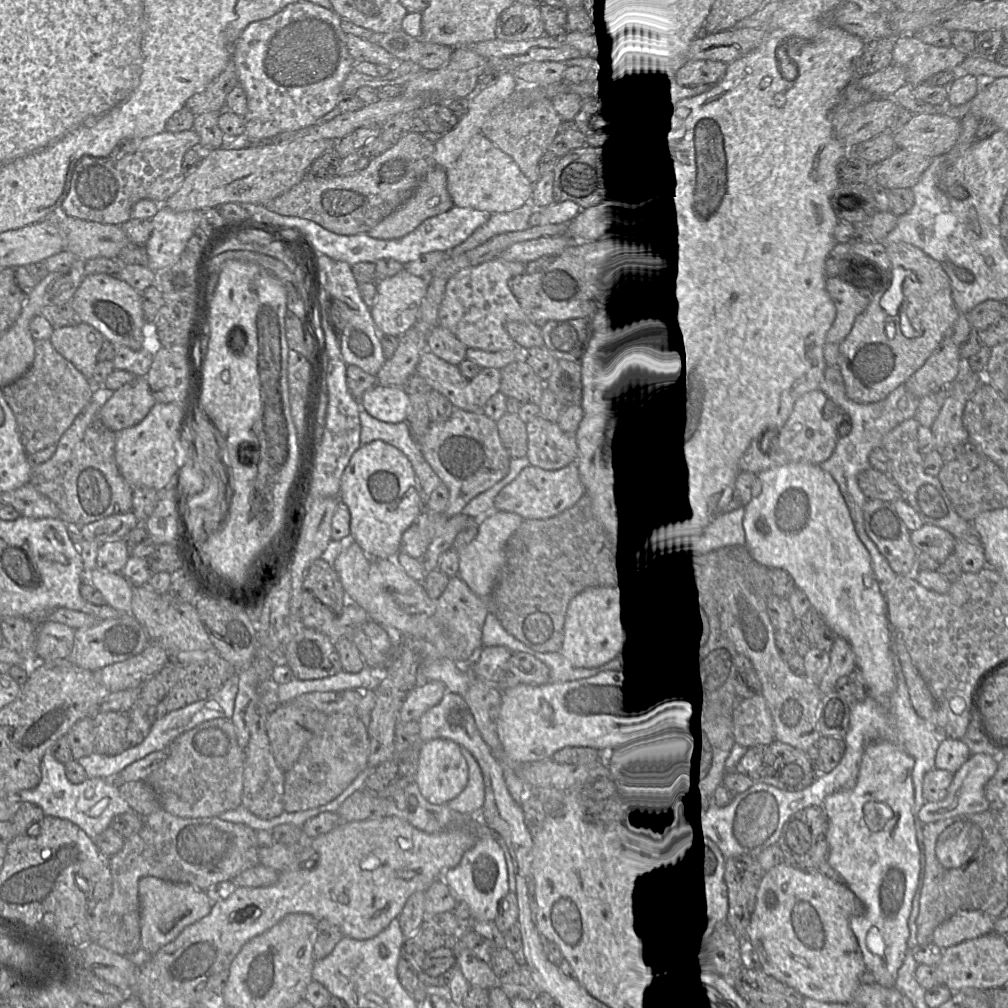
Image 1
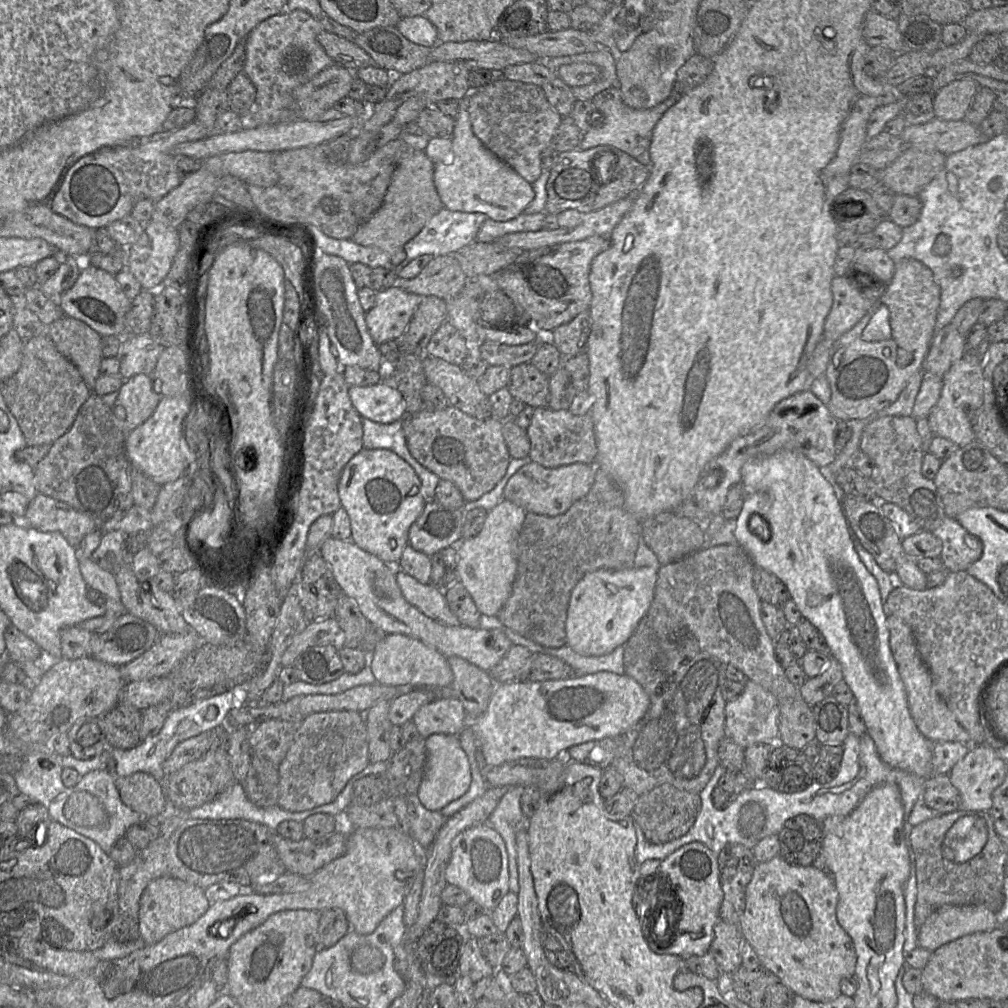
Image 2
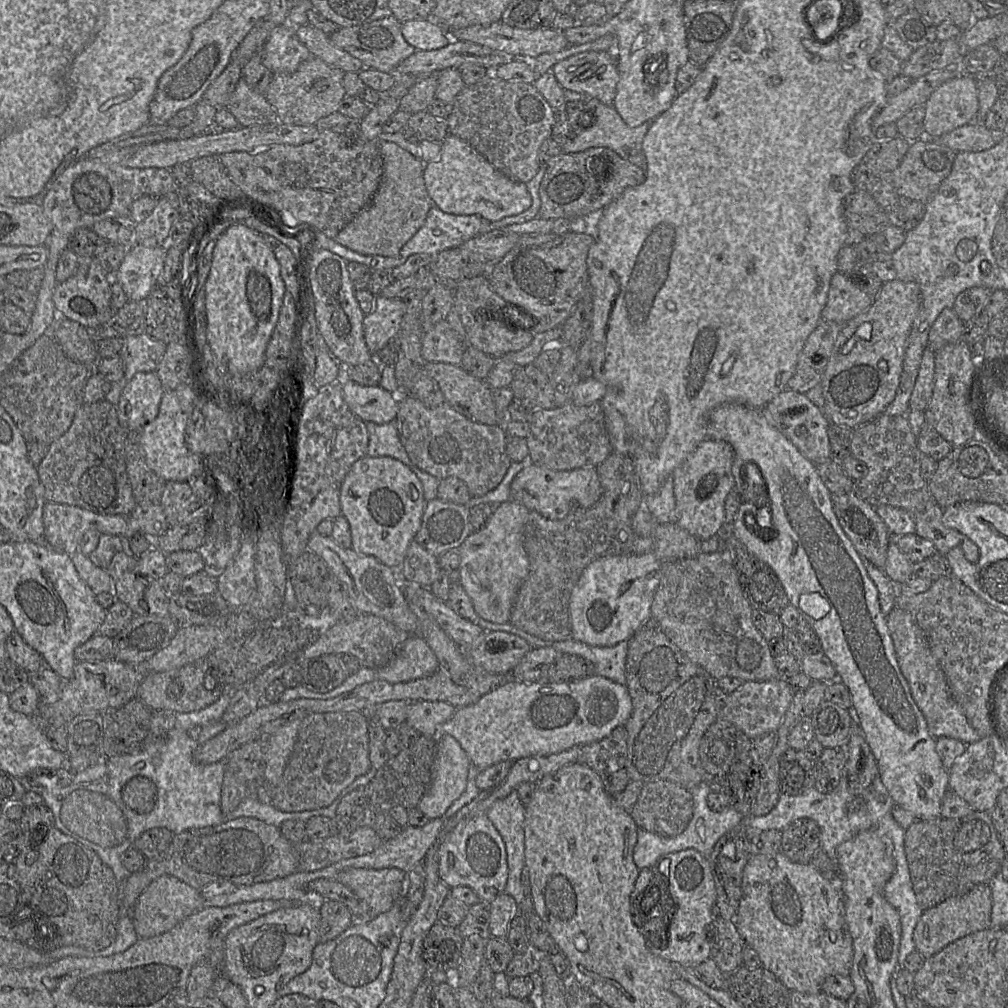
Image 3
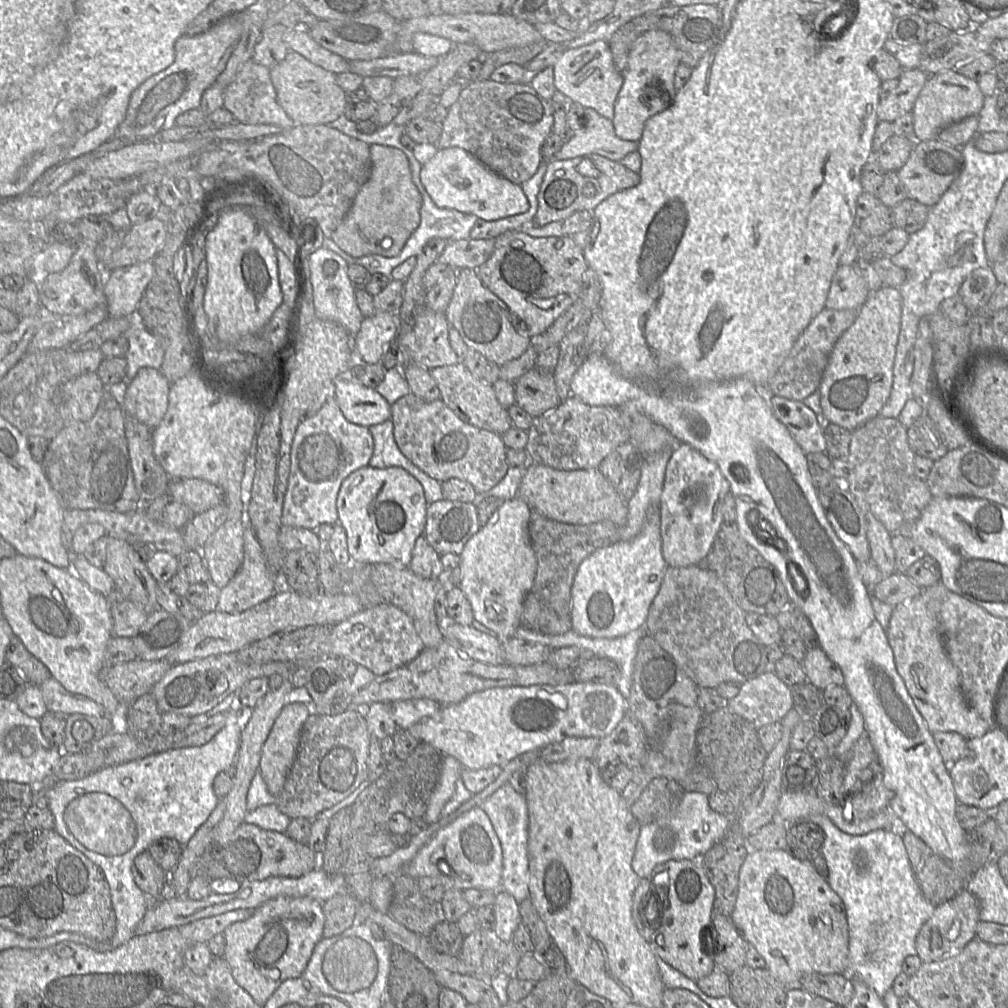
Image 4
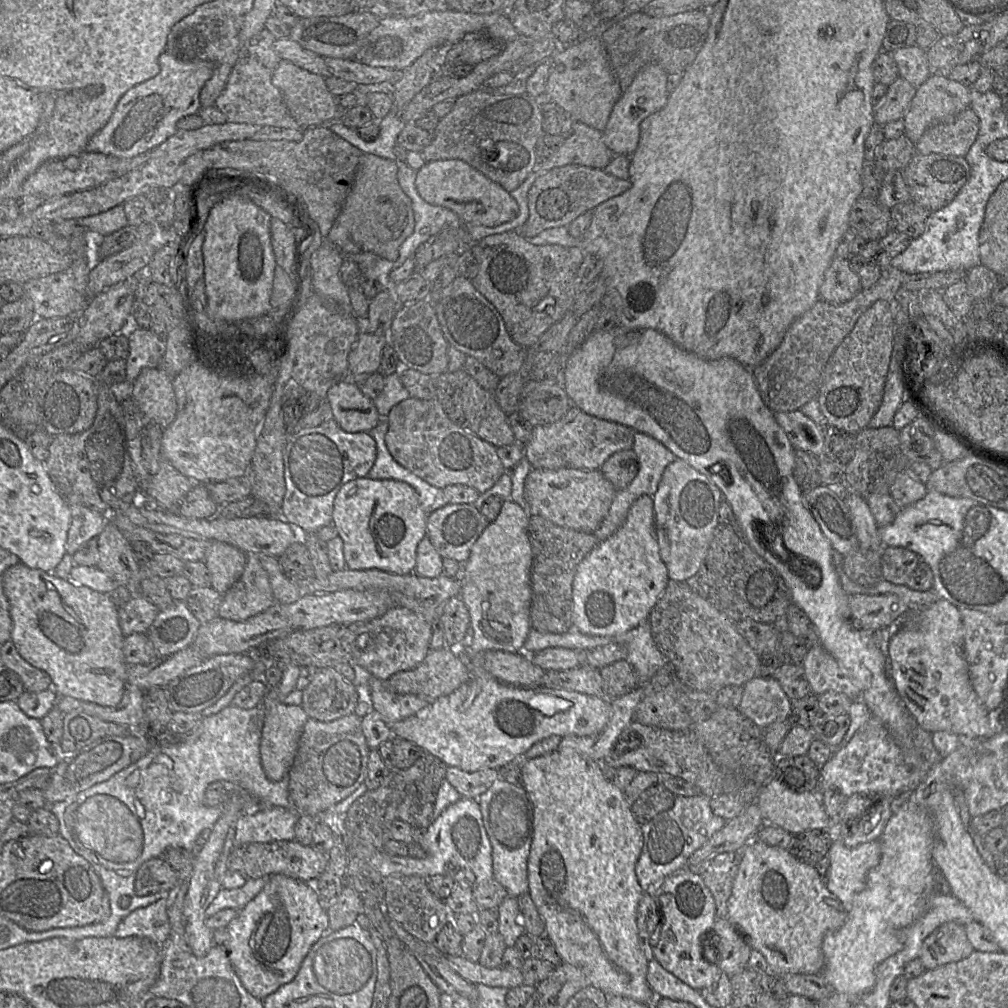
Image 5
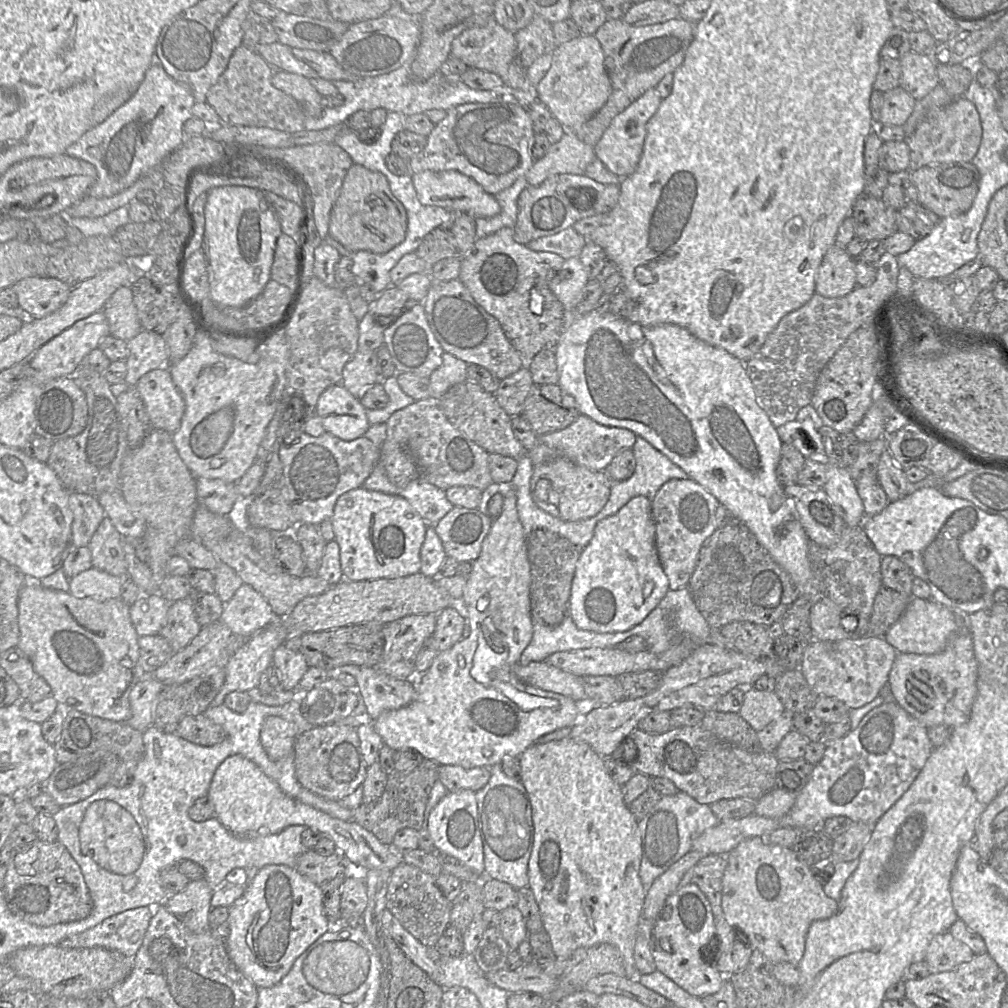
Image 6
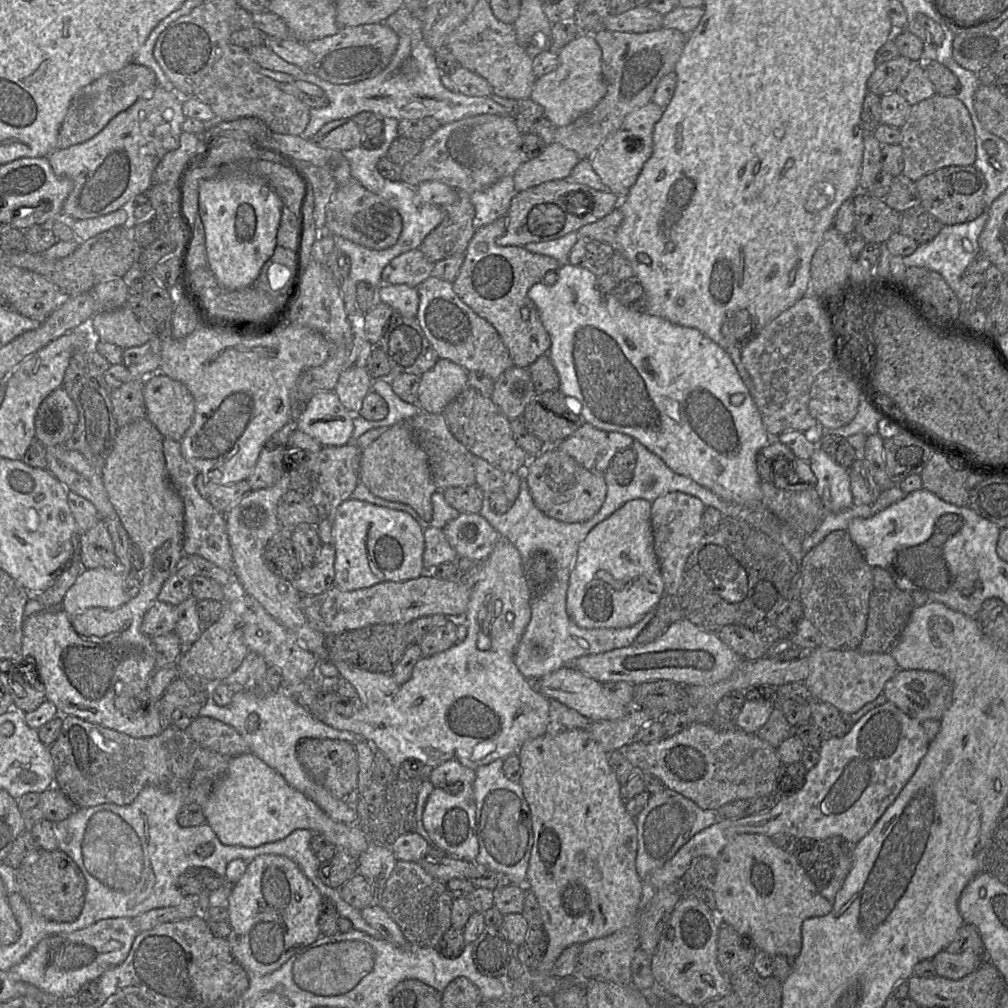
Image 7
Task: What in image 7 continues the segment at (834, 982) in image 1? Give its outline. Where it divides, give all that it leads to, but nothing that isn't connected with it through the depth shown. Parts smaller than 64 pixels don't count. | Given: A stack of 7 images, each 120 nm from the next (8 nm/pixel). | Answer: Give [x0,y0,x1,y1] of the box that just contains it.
[714,834,833,960]

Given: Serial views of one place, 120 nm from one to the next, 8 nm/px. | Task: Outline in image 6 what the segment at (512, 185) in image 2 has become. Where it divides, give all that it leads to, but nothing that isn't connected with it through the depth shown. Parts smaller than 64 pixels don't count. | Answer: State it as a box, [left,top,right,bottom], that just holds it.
[412,170,501,218]

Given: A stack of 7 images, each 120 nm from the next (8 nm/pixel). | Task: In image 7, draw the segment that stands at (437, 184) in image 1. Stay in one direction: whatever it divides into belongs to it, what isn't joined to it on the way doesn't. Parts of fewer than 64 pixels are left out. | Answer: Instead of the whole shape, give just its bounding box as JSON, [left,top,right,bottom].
[326,179,402,250]

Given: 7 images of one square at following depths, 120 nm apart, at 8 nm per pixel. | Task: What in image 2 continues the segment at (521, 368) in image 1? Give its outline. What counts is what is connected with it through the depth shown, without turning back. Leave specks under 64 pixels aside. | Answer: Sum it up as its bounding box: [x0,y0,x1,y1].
[506,362,549,407]

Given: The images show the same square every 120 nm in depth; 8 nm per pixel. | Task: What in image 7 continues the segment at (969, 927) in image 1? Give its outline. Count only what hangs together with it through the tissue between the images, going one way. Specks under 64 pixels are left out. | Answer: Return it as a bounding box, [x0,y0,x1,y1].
[932,950,984,980]

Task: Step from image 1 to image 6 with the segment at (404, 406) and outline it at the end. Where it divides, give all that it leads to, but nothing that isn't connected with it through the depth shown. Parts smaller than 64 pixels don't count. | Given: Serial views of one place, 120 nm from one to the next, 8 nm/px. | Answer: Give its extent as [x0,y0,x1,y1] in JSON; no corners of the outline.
[315,384,370,441]

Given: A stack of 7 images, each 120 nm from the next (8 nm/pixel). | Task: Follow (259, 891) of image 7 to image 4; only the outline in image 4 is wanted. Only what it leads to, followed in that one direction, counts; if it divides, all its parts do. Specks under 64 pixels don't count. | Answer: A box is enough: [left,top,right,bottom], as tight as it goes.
[224,896,323,1006]

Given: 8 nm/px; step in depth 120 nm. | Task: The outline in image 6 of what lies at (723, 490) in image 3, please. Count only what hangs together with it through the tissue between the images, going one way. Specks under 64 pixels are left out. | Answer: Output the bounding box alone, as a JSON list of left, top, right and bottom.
[651,479,718,590]

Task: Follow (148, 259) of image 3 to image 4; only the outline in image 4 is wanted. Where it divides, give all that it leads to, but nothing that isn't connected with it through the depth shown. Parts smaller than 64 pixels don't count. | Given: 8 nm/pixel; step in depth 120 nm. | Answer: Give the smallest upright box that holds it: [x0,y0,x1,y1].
[104,260,154,317]

